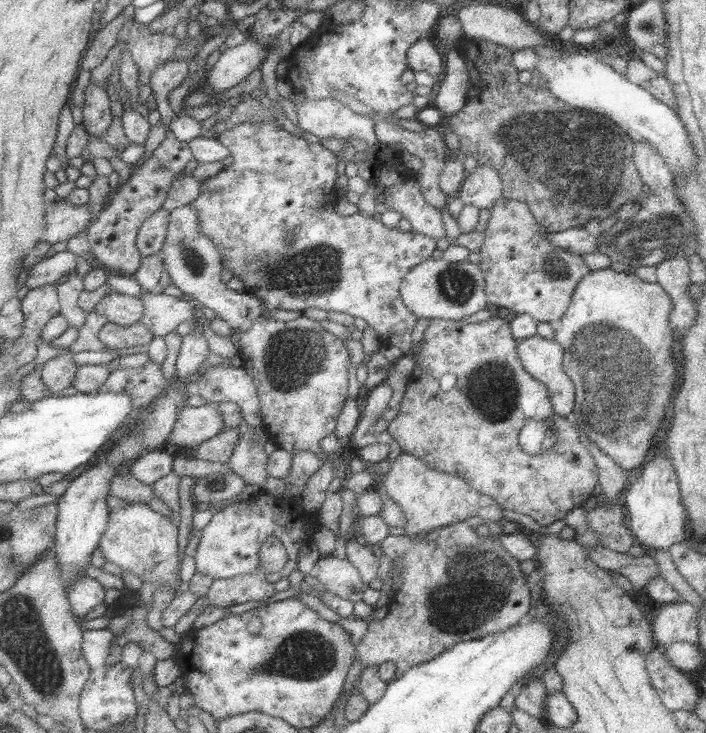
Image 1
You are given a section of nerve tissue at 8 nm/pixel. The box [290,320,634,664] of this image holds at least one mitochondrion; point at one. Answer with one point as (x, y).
(478, 586)

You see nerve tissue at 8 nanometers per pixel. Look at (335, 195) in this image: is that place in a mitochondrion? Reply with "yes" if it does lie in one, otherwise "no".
no

